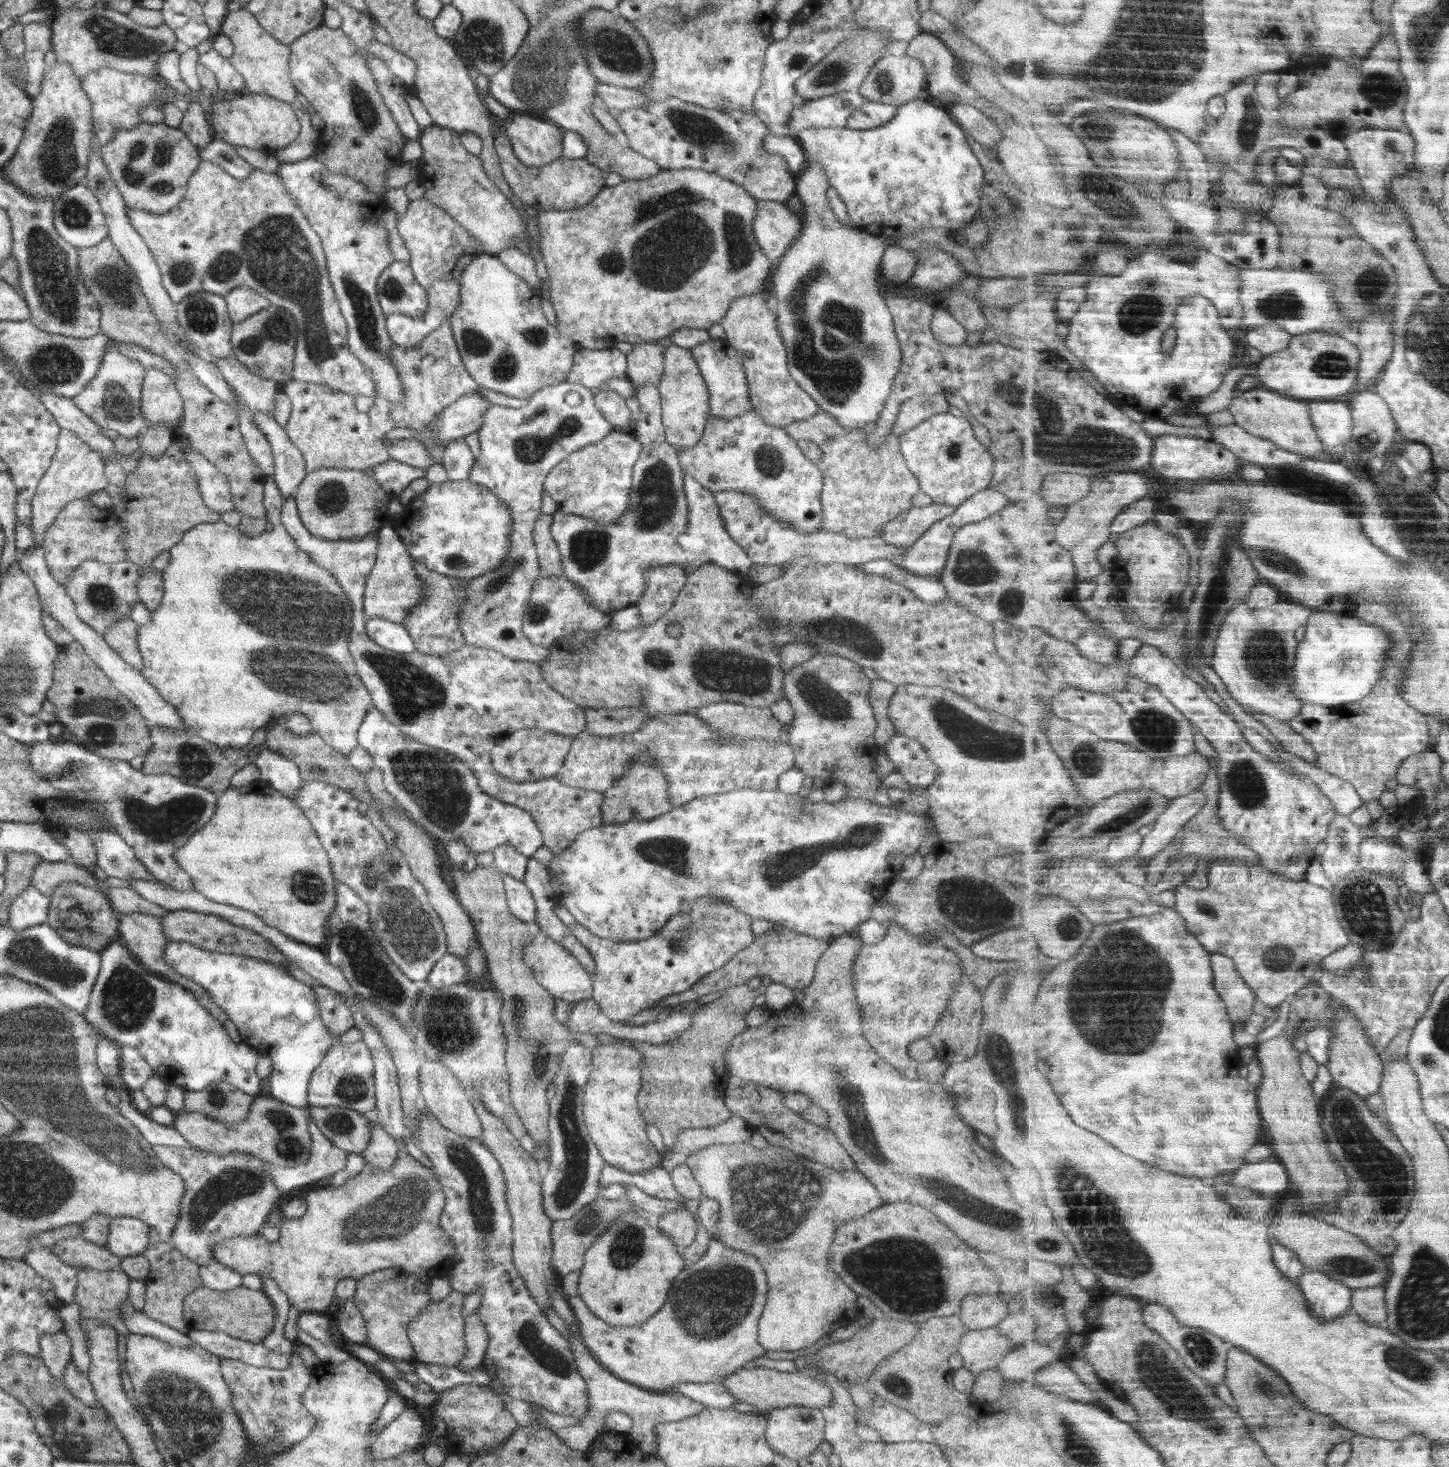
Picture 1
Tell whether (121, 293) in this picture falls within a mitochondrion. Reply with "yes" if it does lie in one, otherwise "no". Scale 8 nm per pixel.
yes

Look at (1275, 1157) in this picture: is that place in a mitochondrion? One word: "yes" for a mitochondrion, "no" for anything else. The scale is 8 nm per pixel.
no

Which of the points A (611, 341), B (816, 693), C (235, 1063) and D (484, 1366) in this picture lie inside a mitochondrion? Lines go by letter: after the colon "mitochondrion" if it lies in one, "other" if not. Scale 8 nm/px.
A: other
B: mitochondrion
C: other
D: other

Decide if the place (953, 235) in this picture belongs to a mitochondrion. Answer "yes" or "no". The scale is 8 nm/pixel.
no

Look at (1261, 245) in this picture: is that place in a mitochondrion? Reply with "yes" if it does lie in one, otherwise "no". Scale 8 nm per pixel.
no

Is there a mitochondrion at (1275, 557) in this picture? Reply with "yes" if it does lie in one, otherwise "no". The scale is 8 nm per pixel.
yes

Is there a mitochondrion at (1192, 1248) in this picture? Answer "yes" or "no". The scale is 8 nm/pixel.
no

